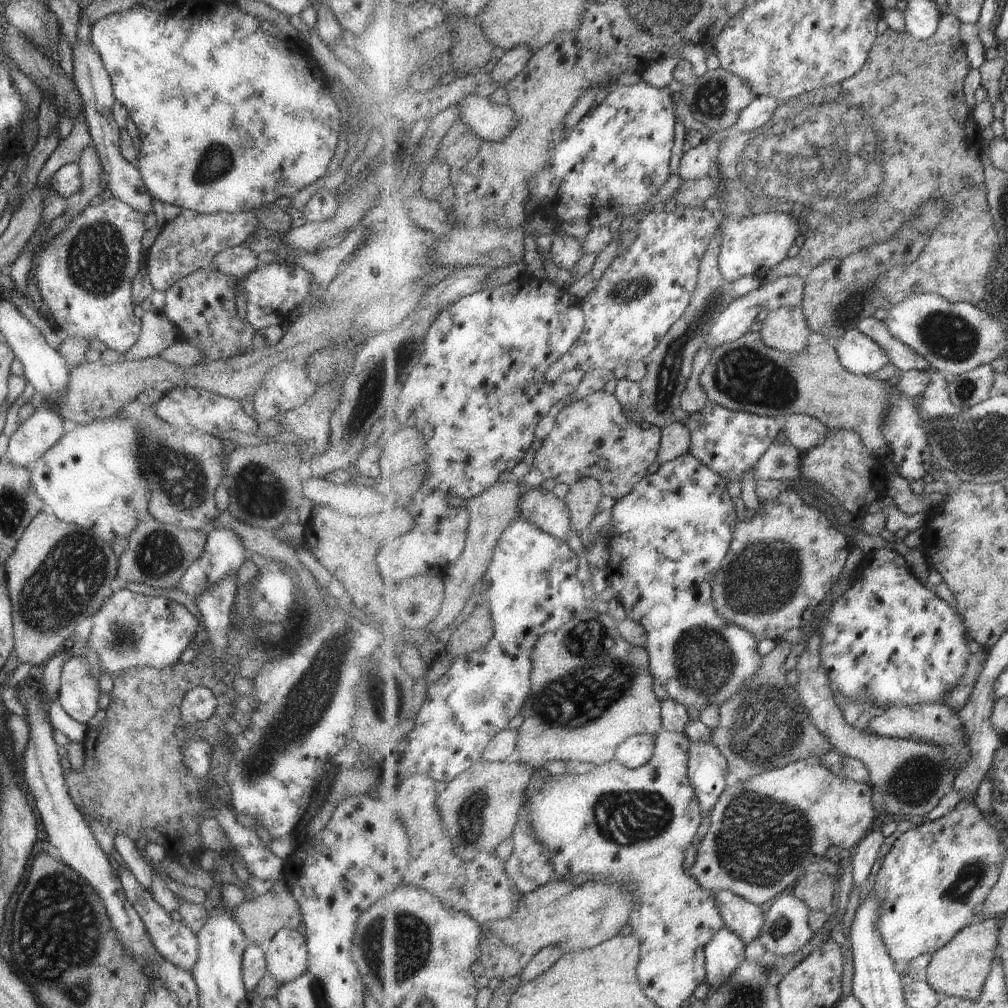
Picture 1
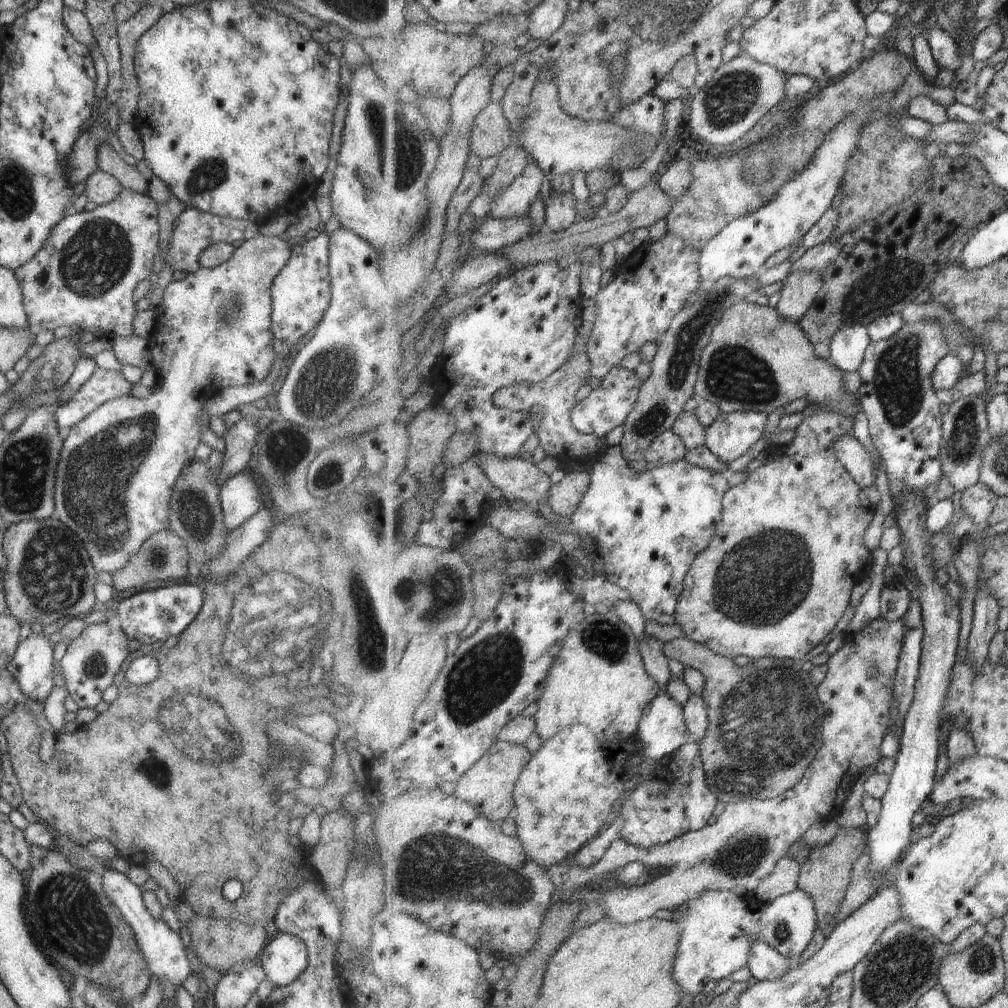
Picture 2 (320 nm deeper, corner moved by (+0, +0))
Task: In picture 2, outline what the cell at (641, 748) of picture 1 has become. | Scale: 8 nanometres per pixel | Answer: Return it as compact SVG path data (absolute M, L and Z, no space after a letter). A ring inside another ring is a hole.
M661 692L648 704L638 728L638 736L641 738L647 762L658 761L679 750L684 744L694 741L687 728L684 708L667 692Z

